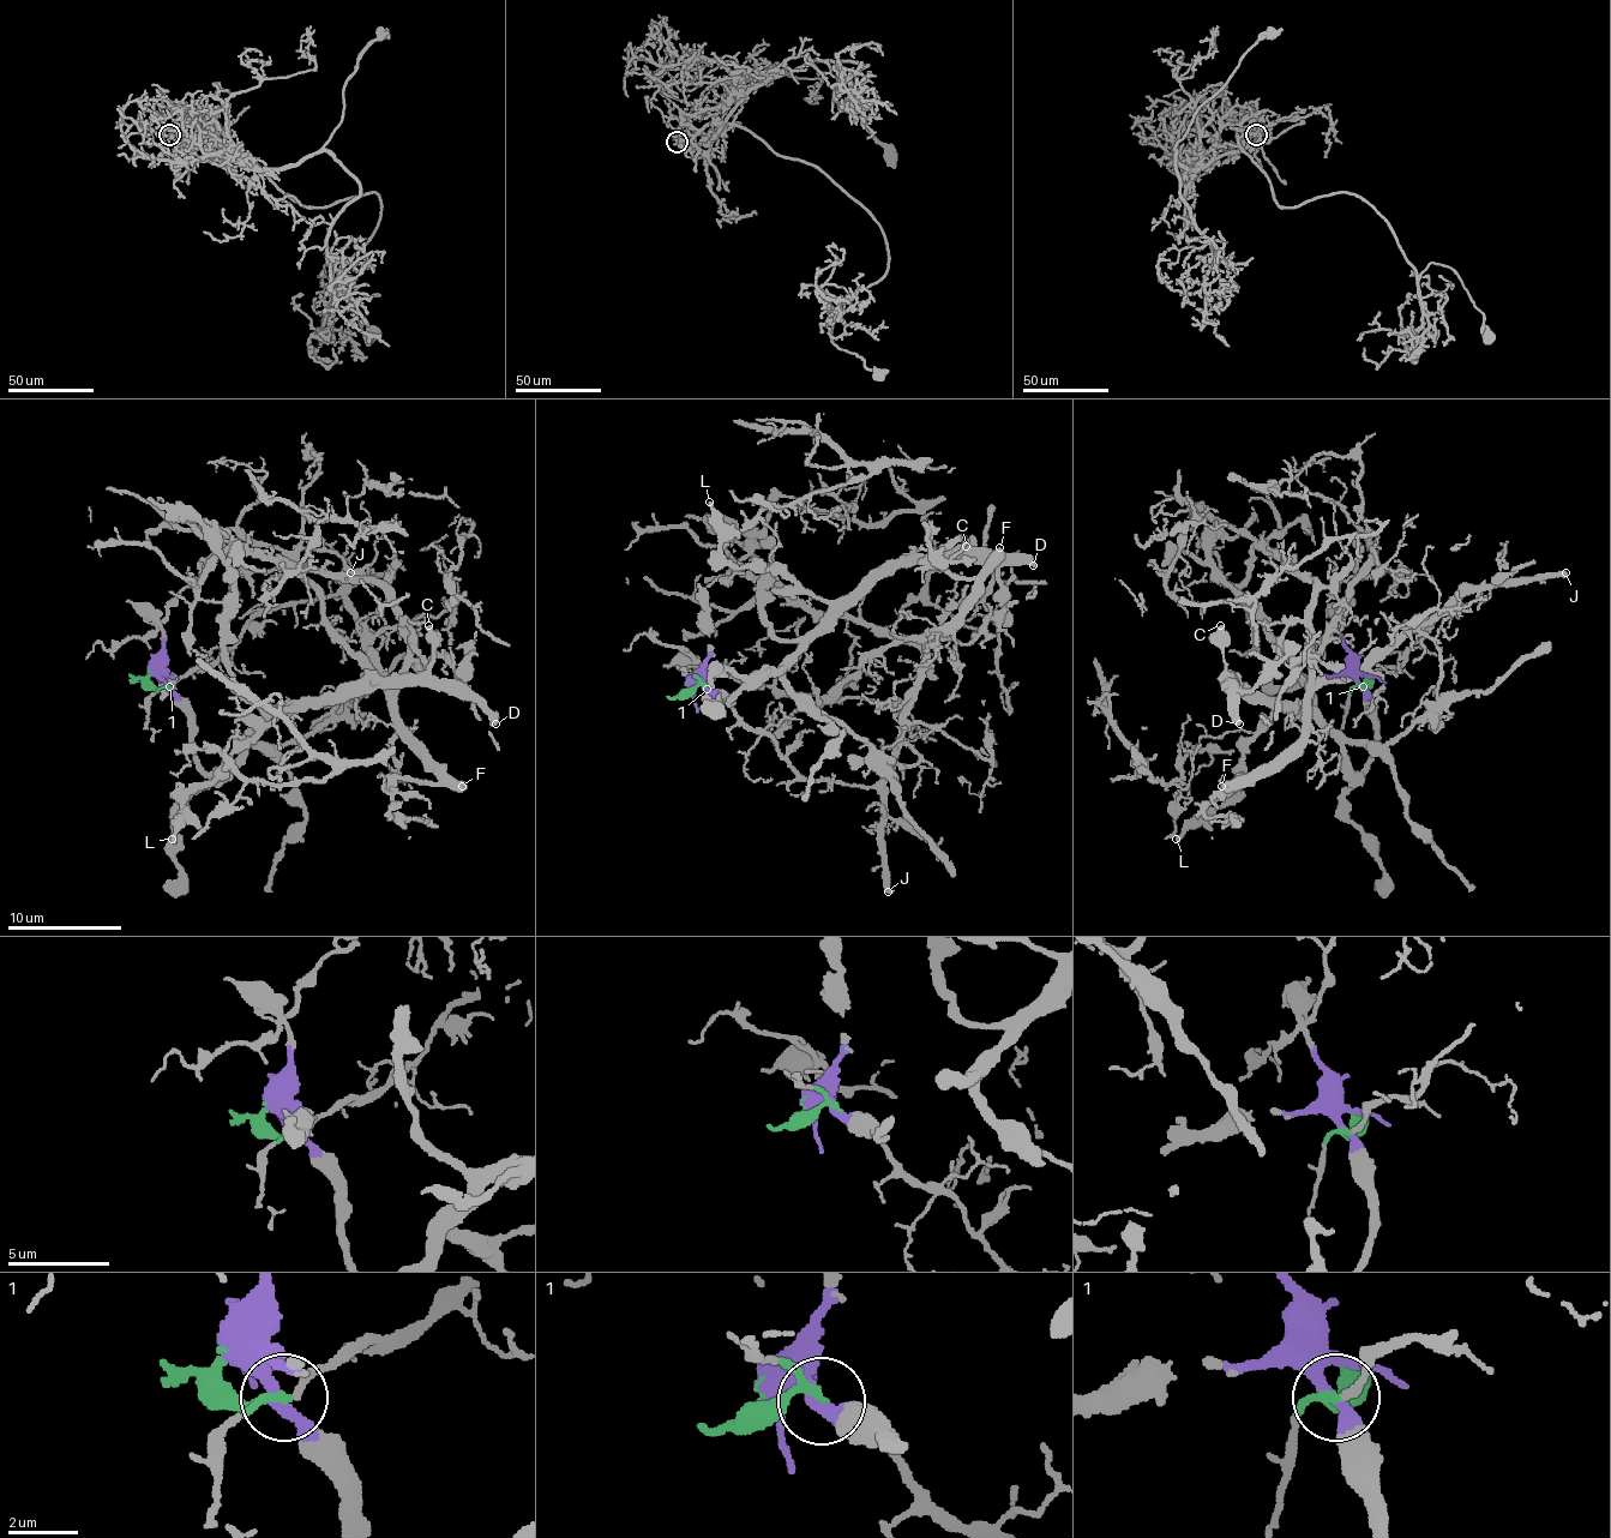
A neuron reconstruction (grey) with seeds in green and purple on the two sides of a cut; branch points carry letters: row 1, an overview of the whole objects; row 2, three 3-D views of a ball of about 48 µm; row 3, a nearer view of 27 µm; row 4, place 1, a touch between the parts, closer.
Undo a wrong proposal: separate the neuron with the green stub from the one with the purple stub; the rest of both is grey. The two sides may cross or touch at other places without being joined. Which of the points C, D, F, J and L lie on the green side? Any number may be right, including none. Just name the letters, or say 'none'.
F, J

